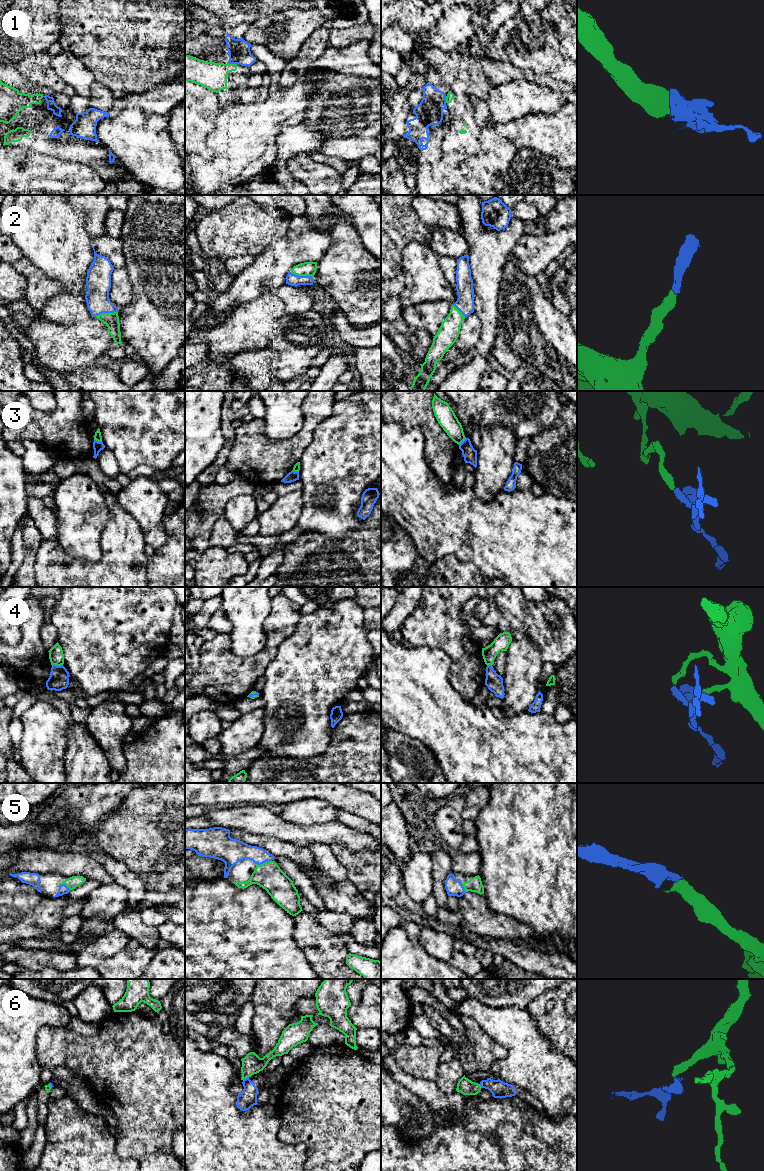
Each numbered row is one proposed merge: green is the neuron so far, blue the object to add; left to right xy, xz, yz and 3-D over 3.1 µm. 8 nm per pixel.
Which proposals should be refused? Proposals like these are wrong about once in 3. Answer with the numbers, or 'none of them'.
1, 3, 4, 6

